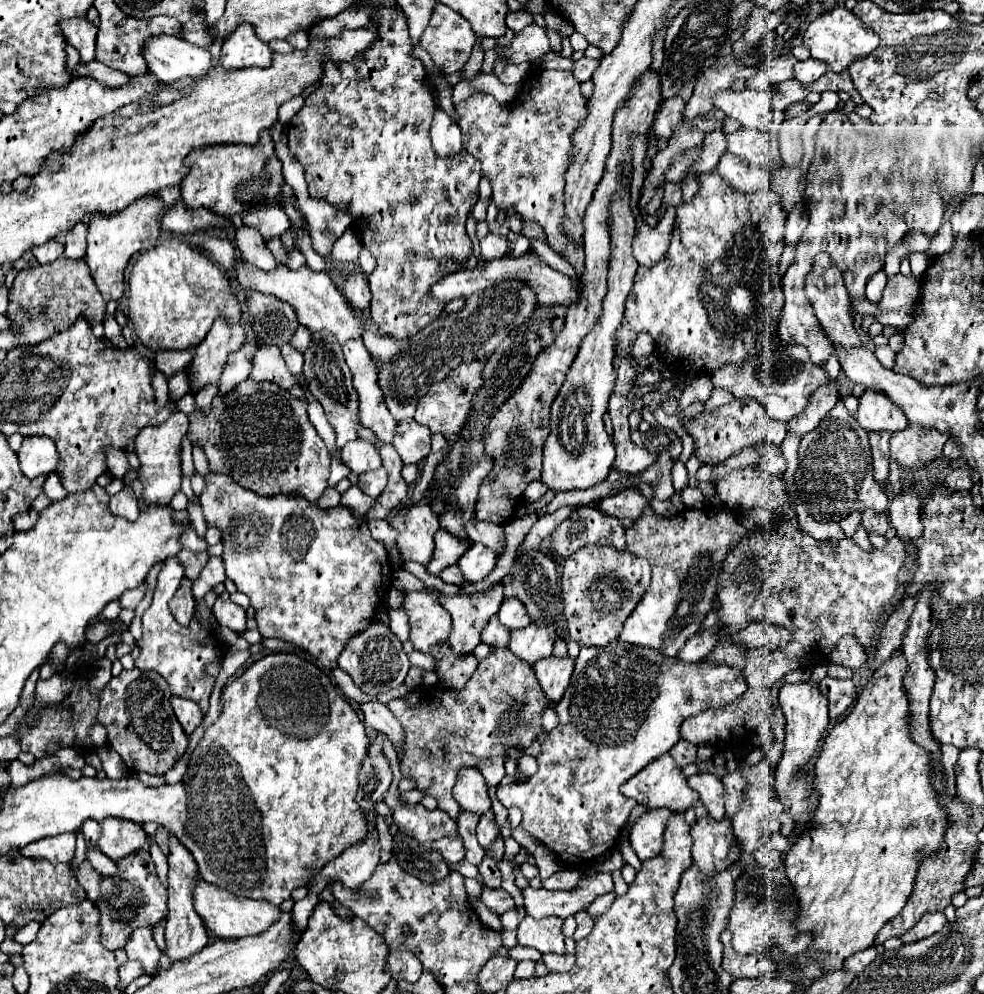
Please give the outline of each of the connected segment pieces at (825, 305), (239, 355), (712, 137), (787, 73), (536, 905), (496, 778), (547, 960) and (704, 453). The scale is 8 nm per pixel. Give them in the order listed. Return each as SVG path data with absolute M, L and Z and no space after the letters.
M827 253L815 257L813 267L805 277L805 295L811 301L811 305L815 309L815 317L819 319L819 323L825 325L825 329L829 329L829 337L833 337L835 345L845 345L845 349L851 349L851 347L855 349L857 345L861 345L859 335L855 333L853 321L849 317L851 303L849 303L849 293L843 285L843 275L835 267L835 263L831 261L831 257Z
M253 343L249 345L243 345L239 351L231 353L225 367L223 367L223 373L221 373L221 379L219 379L219 391L217 395L223 397L227 395L229 391L233 391L241 381L247 379L247 371L249 371L249 365L251 365L251 359L253 359L253 351L257 347Z
M713 131L707 133L701 145L701 153L697 157L697 161L693 163L693 173L711 173L715 171L721 155L727 151L727 143L725 143L725 133L723 131Z
M783 55L779 59L773 59L773 61L765 63L761 67L761 71L753 79L749 79L749 87L761 89L763 83L775 85L775 83L781 83L785 79L793 79L793 63L795 61L797 59L791 57L791 55Z
M597 873L593 877L581 877L579 885L571 891L547 891L547 889L523 889L525 909L531 917L541 919L557 915L561 919L585 911L595 897L613 891L611 873Z
M503 757L481 759L481 761L477 763L477 769L481 771L481 775L483 775L483 779L487 781L487 785L489 785L491 789L495 789L495 787L501 783L503 775L505 775L505 759L503 759Z
M547 953L547 955L543 955L543 963L545 963L545 967L547 967L549 971L553 971L553 973L563 973L563 971L569 971L569 969L573 967L575 955L569 955L569 953L565 953L565 955Z
M735 399L729 405L723 405L715 409L713 413L701 413L695 417L695 421L687 421L687 429L695 439L695 451L697 457L705 463L721 463L731 455L737 455L741 449L751 447L755 443L761 443L765 439L765 421L769 415L765 413L765 407L753 399Z

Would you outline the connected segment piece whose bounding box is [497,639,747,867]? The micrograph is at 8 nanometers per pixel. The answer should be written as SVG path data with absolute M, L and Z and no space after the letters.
M619 639L603 645L603 647L581 647L579 651L579 657L575 659L575 671L573 671L573 677L571 677L571 683L565 691L565 695L561 697L561 701L553 707L557 717L559 717L559 725L547 733L543 745L541 745L541 755L537 757L537 763L539 763L539 771L533 775L533 777L527 777L523 783L511 783L507 787L501 787L497 789L497 797L499 801L509 809L509 807L519 807L521 813L523 813L523 821L521 821L521 827L527 829L535 839L539 839L543 845L547 845L551 851L555 851L555 855L565 863L565 865L571 865L571 867L577 867L581 865L583 861L591 861L591 859L597 859L601 857L605 851L609 851L615 841L617 841L617 835L621 833L621 829L625 827L627 823L627 817L631 813L631 809L637 805L635 801L629 801L625 795L621 795L619 787L631 779L633 775L637 775L643 767L647 767L651 761L655 761L657 757L661 757L663 753L667 753L679 739L681 739L681 723L691 717L691 715L697 715L705 709L711 709L711 707L721 707L721 705L727 705L731 701L735 701L737 697L741 697L745 693L745 677L739 669L735 667L729 667L729 665L713 665L713 663L705 663L705 661L699 661L699 663L683 663L679 661L677 657L665 657L663 653L655 651L655 649L649 649L649 647L639 647L639 645L629 645L629 643L623 643Z

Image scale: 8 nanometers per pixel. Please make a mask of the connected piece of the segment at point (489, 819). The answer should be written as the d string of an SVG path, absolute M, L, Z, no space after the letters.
M487 811L487 813L481 817L479 825L477 825L477 837L479 837L479 843L487 849L489 843L495 841L499 835L501 835L501 833L499 833L499 825L497 825L497 821L495 821L493 811Z

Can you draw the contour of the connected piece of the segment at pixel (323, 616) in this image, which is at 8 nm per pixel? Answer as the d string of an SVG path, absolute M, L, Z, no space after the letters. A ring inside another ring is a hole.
M207 471L205 489L199 495L199 501L207 525L215 525L221 531L221 557L225 565L225 575L237 585L237 591L249 597L251 605L255 607L259 633L265 639L277 637L295 643L307 649L315 659L319 659L323 667L335 669L337 657L345 649L347 641L365 631L373 621L373 611L381 605L385 593L383 569L391 569L387 563L385 547L369 533L367 519L353 517L349 509L341 507L319 509L315 503L293 493L263 497L237 485L221 471ZM311 521L315 526L312 541Z

